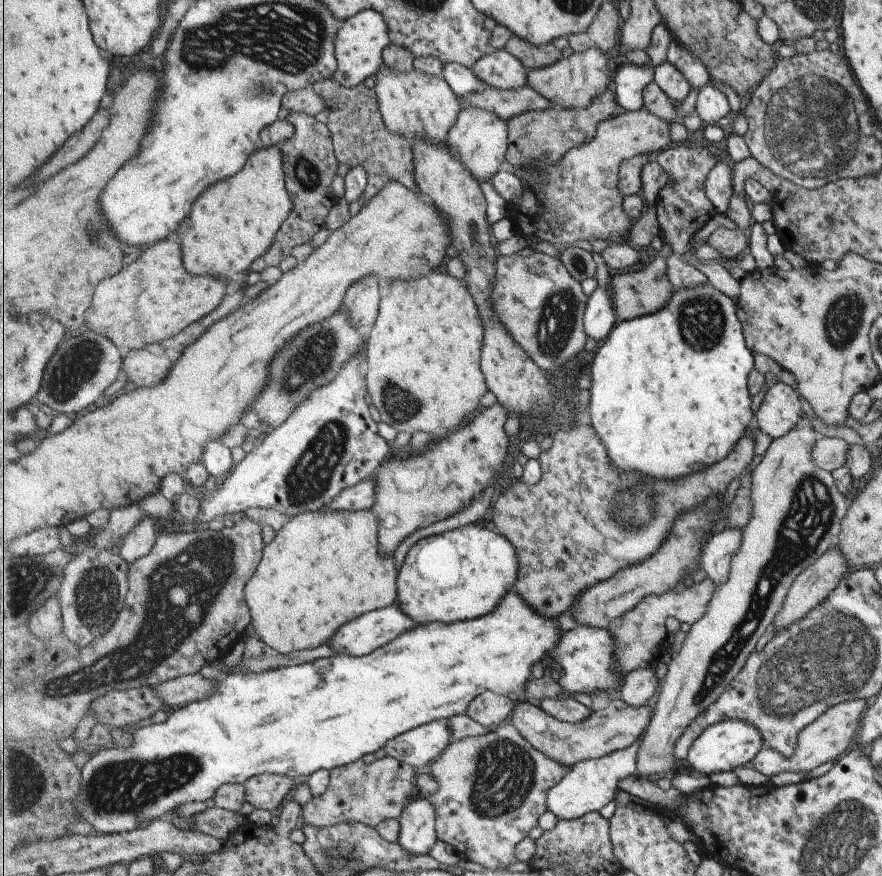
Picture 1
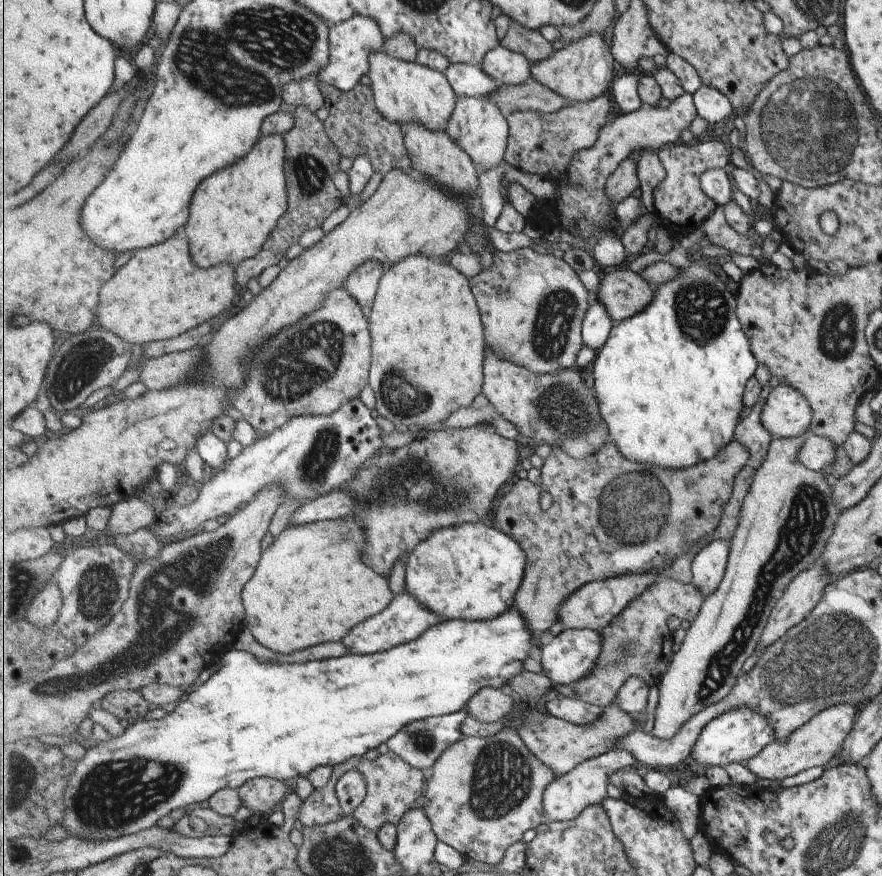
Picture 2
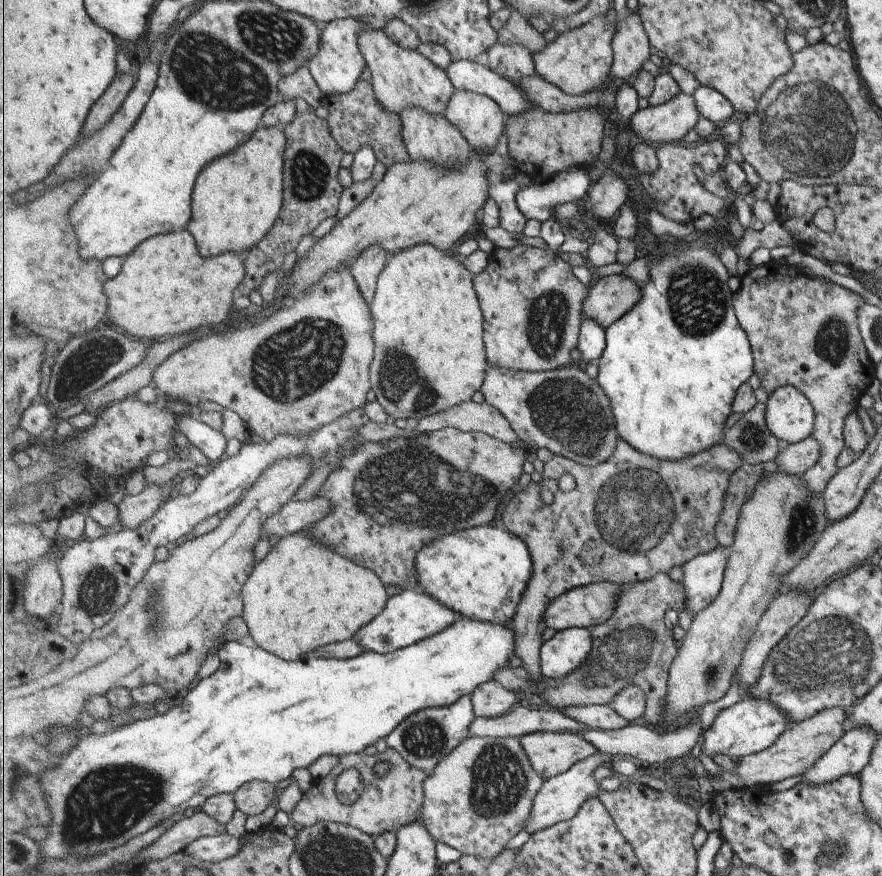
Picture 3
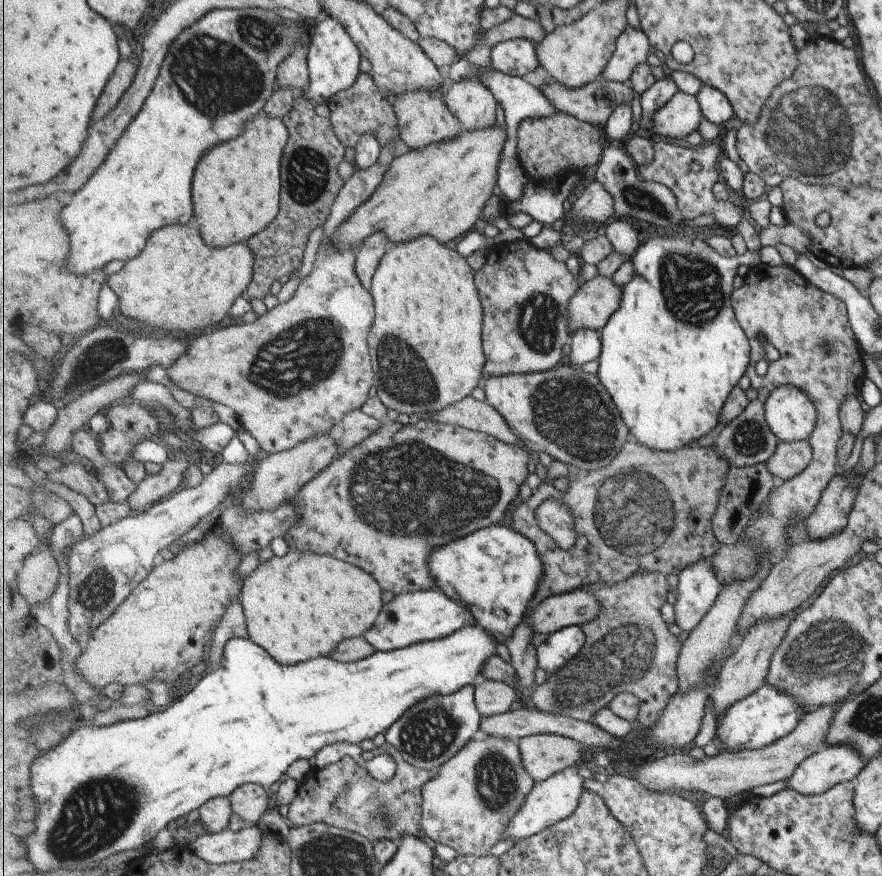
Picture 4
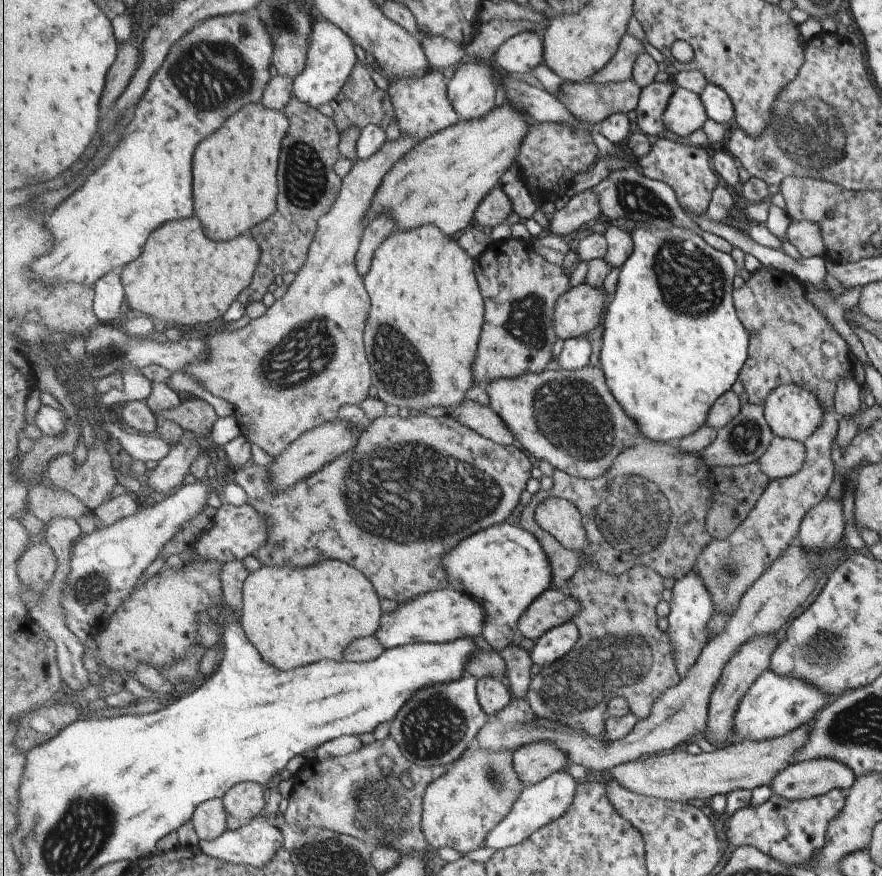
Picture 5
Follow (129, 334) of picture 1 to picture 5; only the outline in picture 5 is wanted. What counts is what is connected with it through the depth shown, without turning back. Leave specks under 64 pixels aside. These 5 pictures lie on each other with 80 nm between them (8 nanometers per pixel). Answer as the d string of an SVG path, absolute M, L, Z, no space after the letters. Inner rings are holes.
M197 218L165 223L152 232L148 242L143 254L120 270L126 292L125 313L137 310L150 317L158 326L165 327L209 324L222 319L231 304L239 300L240 294L251 286L262 255L259 241L251 233L231 242L209 242L203 224Z

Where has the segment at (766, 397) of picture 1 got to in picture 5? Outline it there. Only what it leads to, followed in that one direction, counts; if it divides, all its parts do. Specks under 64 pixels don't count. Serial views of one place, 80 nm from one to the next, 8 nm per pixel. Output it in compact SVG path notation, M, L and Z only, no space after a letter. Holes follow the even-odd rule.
M793 383L775 388L764 400L762 409L766 423L775 437L793 439L802 443L811 436L824 418L824 408L816 394Z

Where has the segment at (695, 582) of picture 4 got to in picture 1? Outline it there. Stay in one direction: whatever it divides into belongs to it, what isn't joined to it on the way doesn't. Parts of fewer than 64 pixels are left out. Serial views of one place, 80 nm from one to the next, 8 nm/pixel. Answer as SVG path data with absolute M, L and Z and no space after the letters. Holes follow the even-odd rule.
M726 526L715 534L704 548L700 560L700 578L711 577L719 586L730 579L733 558L741 550L744 530Z

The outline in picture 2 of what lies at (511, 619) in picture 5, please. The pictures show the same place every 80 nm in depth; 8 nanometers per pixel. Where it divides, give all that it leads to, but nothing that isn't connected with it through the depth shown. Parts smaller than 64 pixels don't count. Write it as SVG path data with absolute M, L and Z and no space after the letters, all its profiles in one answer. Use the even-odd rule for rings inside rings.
M483 522L445 527L422 540L408 556L403 592L416 597L424 609L429 609L443 620L482 621L497 618L515 607L516 594L528 567L528 556L524 550L508 533L487 527Z

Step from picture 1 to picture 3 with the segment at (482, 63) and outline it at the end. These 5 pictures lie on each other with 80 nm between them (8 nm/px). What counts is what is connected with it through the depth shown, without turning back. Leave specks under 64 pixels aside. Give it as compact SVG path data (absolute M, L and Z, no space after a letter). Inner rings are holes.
M494 44L484 56L484 62L497 74L516 83L533 77L536 72L535 56L523 45Z

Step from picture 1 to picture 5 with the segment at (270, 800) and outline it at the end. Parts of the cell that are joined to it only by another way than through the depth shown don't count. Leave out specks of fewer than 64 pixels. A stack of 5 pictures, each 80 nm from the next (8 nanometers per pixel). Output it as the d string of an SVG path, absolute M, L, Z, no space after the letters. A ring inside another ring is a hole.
M244 782L233 787L223 798L227 812L241 823L259 817L267 803L267 790L261 783Z

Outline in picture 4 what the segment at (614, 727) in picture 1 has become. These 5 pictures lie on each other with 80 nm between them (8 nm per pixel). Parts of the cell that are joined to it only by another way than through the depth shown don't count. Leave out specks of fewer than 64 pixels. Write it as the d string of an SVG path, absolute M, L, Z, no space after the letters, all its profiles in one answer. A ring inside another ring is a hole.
M538 734L519 740L525 768L536 782L577 764L584 764L586 755L592 753L581 741L556 734Z

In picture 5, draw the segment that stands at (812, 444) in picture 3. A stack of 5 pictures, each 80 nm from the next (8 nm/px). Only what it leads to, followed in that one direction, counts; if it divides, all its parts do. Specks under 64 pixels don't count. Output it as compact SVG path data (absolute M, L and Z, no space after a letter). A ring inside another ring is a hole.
M774 436L757 463L760 464L761 472L772 480L795 474L801 468L804 458L802 442Z

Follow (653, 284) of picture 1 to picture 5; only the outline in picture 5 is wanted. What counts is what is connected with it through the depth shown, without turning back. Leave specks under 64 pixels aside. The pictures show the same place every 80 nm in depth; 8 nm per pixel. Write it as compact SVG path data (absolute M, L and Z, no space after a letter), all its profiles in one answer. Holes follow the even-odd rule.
M584 282L565 293L555 311L558 338L567 340L597 329L606 316L611 298L605 287Z

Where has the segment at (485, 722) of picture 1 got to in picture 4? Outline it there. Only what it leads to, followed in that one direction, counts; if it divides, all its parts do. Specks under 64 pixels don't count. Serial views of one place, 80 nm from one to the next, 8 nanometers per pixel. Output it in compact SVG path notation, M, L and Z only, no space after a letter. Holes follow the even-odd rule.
M481 679L475 688L476 705L483 718L506 713L519 697L518 688L501 681Z

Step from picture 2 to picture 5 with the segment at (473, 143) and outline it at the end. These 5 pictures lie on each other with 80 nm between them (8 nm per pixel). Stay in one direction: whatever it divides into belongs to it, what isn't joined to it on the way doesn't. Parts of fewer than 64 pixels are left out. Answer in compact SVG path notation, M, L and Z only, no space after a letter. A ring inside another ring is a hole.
M465 60L448 82L448 95L462 120L489 116L495 110L497 85L489 62Z

